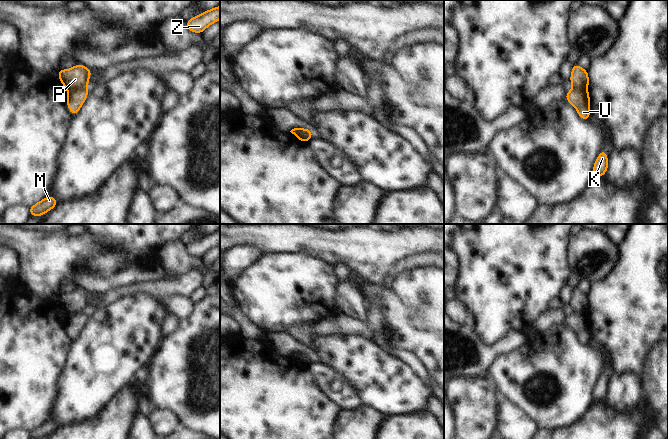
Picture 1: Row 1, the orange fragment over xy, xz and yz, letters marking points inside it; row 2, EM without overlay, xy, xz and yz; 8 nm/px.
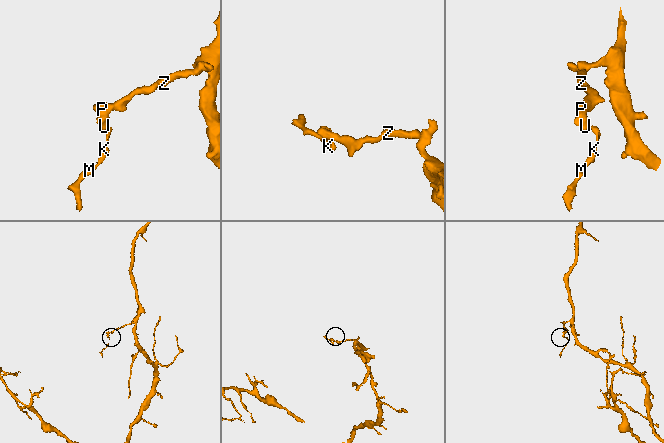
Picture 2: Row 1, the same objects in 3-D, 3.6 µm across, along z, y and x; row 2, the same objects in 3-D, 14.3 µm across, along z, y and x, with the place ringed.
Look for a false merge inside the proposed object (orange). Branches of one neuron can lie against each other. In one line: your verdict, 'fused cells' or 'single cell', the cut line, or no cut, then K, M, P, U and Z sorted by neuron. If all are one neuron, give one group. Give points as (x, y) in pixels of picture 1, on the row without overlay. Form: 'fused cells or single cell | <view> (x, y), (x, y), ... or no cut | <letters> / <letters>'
fused cells | xy (86, 311), (77, 311), (68, 315) | K M U / P Z

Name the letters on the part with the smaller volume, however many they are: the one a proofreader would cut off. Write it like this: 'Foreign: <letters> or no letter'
Foreign: K, M, U

